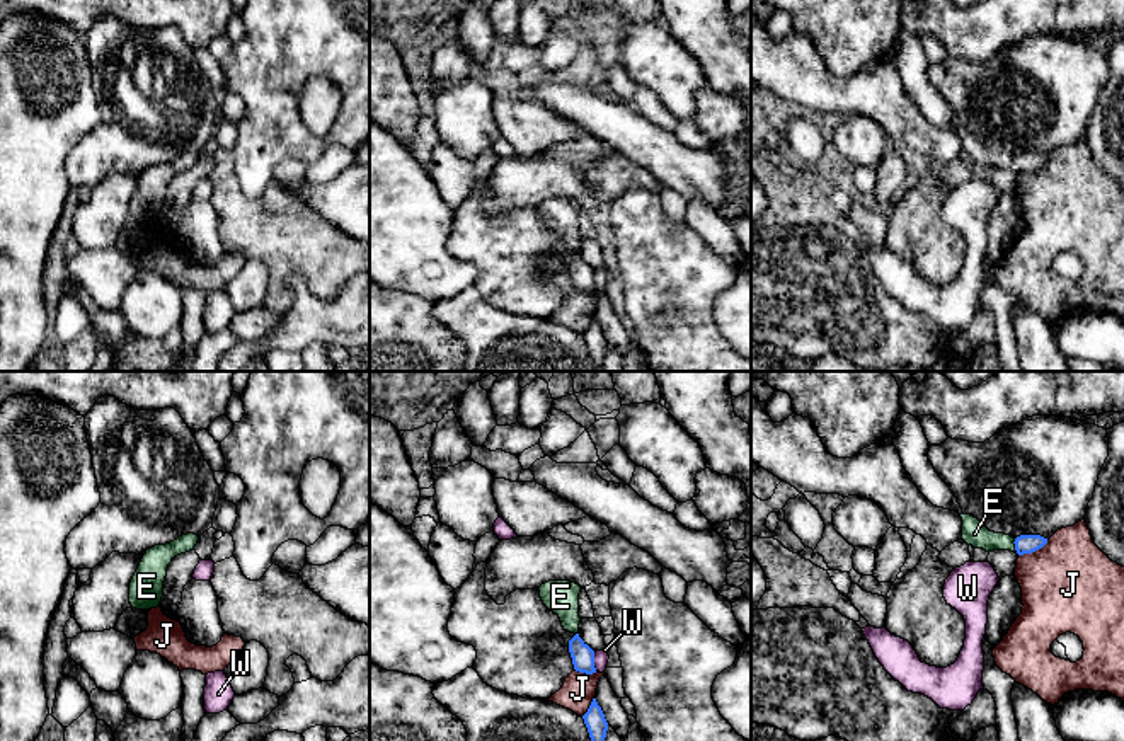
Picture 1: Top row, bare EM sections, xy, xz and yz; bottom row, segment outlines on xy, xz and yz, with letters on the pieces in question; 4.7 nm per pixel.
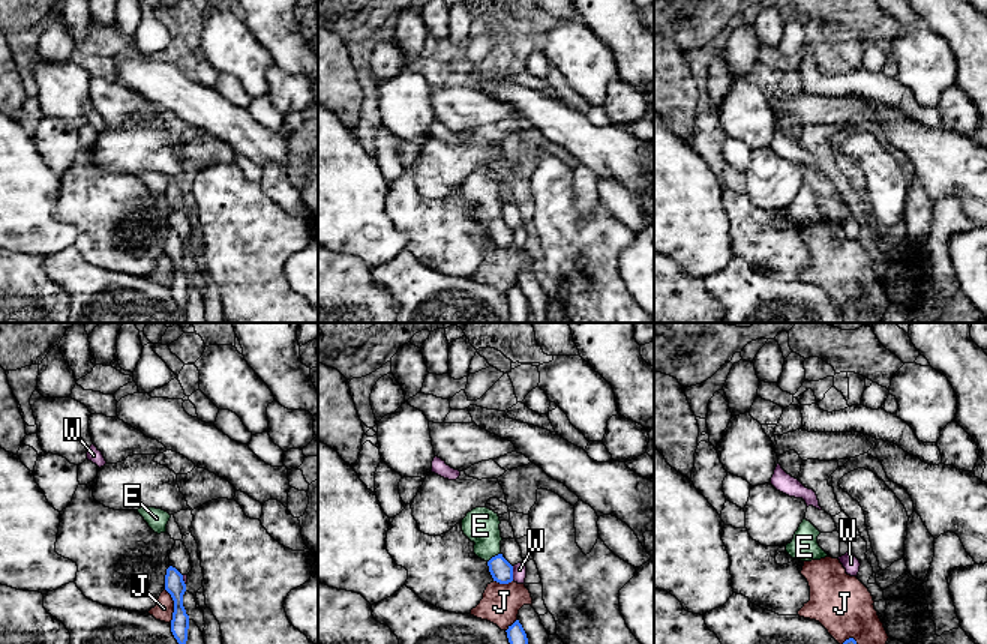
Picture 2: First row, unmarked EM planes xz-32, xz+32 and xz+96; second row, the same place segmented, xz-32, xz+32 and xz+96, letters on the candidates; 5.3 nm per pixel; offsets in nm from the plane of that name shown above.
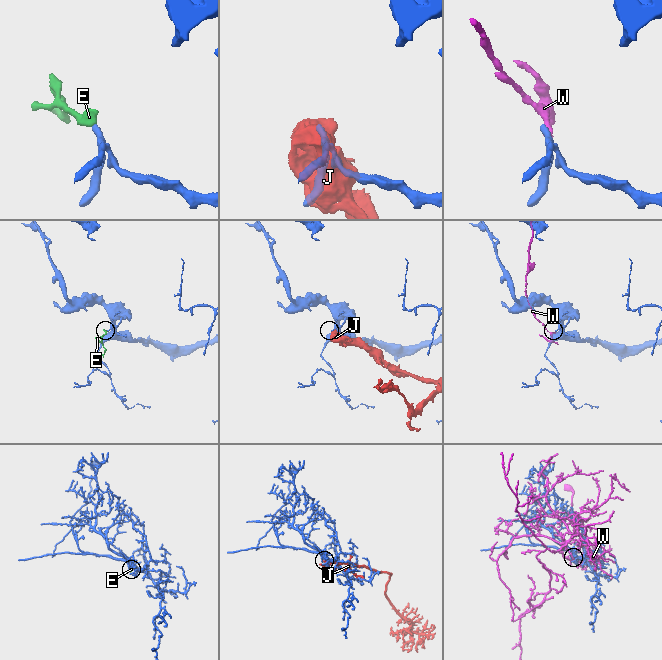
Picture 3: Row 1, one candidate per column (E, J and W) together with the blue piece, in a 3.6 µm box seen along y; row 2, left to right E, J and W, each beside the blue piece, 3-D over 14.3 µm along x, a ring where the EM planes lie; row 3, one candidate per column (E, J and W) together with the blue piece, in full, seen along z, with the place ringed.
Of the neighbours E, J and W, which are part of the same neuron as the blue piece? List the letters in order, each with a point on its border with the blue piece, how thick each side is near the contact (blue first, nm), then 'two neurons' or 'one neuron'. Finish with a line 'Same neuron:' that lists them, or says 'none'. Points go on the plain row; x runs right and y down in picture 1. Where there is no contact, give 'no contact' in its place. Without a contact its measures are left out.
E: meets blue in yz at (1015, 164); 100 nm thick on the blue side, 120 nm on the other; one neuron
J: meets blue in yz at (1032, 169); 100 nm thick on the blue side, 440 nm on the other; two neurons
W: meets blue in xz at (593, 280); 110 nm thick on the blue side, 70 nm on the other; two neurons
Same neuron: E

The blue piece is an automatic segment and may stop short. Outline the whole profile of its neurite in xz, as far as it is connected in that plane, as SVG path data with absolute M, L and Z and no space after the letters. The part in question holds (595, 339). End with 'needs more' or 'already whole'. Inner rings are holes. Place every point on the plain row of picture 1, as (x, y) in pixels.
M593 317L588 330L582 334L584 342L588 346L593 366L596 371L601 371L603 361L608 349L608 341L605 337L605 332L601 325L598 324L596 317Z; already whole

